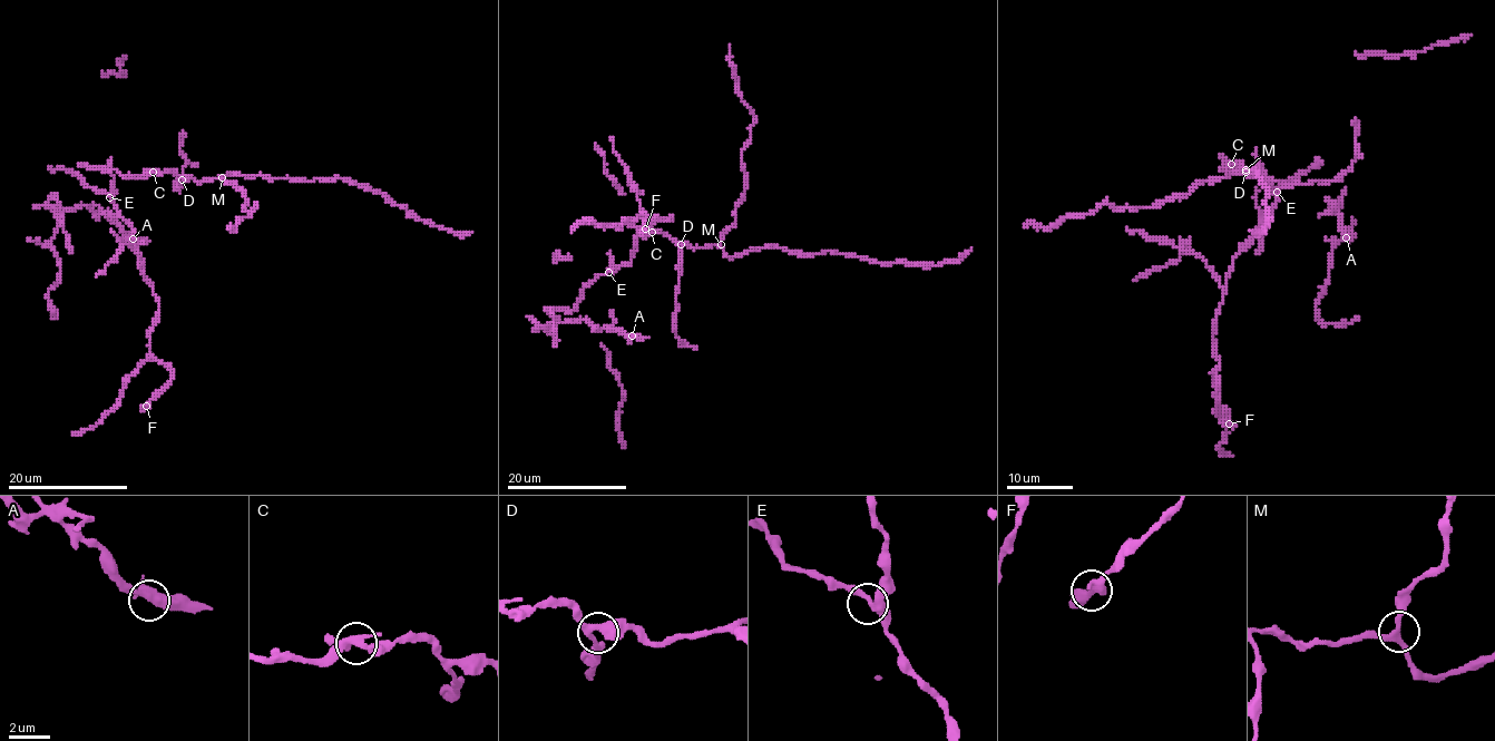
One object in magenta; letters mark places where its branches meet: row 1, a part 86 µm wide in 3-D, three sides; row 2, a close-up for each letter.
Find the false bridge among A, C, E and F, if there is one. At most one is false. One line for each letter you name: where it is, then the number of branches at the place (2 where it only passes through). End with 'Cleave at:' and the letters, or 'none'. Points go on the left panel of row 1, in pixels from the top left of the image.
C: place (153, 172); branches 4
Cleave at: C

